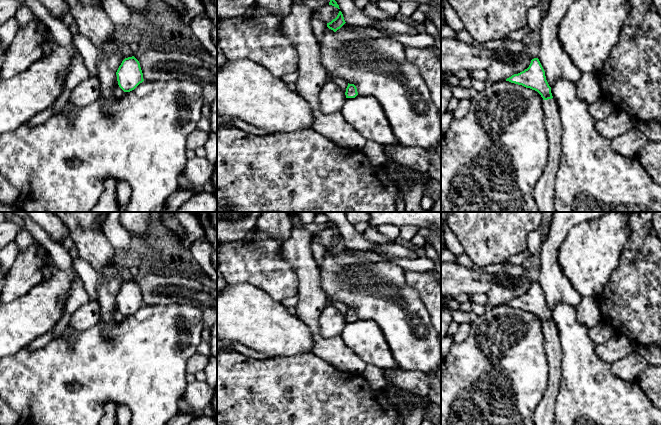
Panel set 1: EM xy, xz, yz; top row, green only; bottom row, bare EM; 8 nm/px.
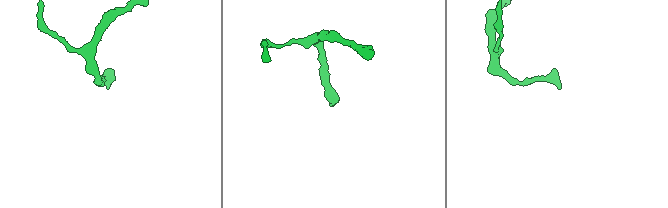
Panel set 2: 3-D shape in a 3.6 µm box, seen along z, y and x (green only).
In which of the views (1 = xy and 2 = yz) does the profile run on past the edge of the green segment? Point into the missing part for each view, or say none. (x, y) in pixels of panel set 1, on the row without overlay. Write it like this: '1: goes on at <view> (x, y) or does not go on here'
1: does not go on here
2: goes on at yz (544, 414)

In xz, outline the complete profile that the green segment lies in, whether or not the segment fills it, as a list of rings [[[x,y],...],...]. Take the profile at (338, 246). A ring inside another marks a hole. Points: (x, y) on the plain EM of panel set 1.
[[[339,235],[337,241],[335,243],[333,243],[331,246],[327,247],[327,251],[331,254],[333,254],[334,256],[336,256],[338,253],[340,253],[344,248],[345,248],[345,244],[343,241],[343,238],[341,235]]]

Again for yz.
[[[534,282],[527,293],[512,299],[506,305],[535,314],[543,322],[545,349],[549,365],[548,388],[534,412],[534,422],[536,425],[554,425],[554,407],[562,379],[562,349],[551,311],[546,304],[545,295],[539,283]]]

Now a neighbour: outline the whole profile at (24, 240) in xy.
[[[22,228],[18,232],[13,243],[18,247],[19,253],[24,252],[32,247],[36,249],[37,256],[42,260],[44,264],[43,280],[48,280],[57,271],[50,253],[42,244],[35,240],[30,232],[25,228]]]

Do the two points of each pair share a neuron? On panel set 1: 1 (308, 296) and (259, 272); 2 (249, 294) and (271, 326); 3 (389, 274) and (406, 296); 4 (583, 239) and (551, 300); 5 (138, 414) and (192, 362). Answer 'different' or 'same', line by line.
1: different
2: same
3: same
4: different
5: different

